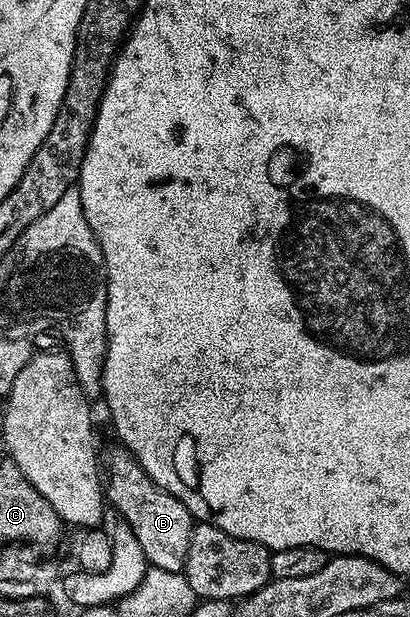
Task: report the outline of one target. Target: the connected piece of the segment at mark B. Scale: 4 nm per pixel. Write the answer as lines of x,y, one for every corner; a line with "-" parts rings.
118,449
111,455
105,467
111,470
111,480
105,483
105,499
113,508
119,510
118,518
128,523
134,536
141,543
145,557
151,567
182,572
185,557
189,557
189,541
193,537
196,520
185,509
177,497
161,489
145,473
145,469
126,449

